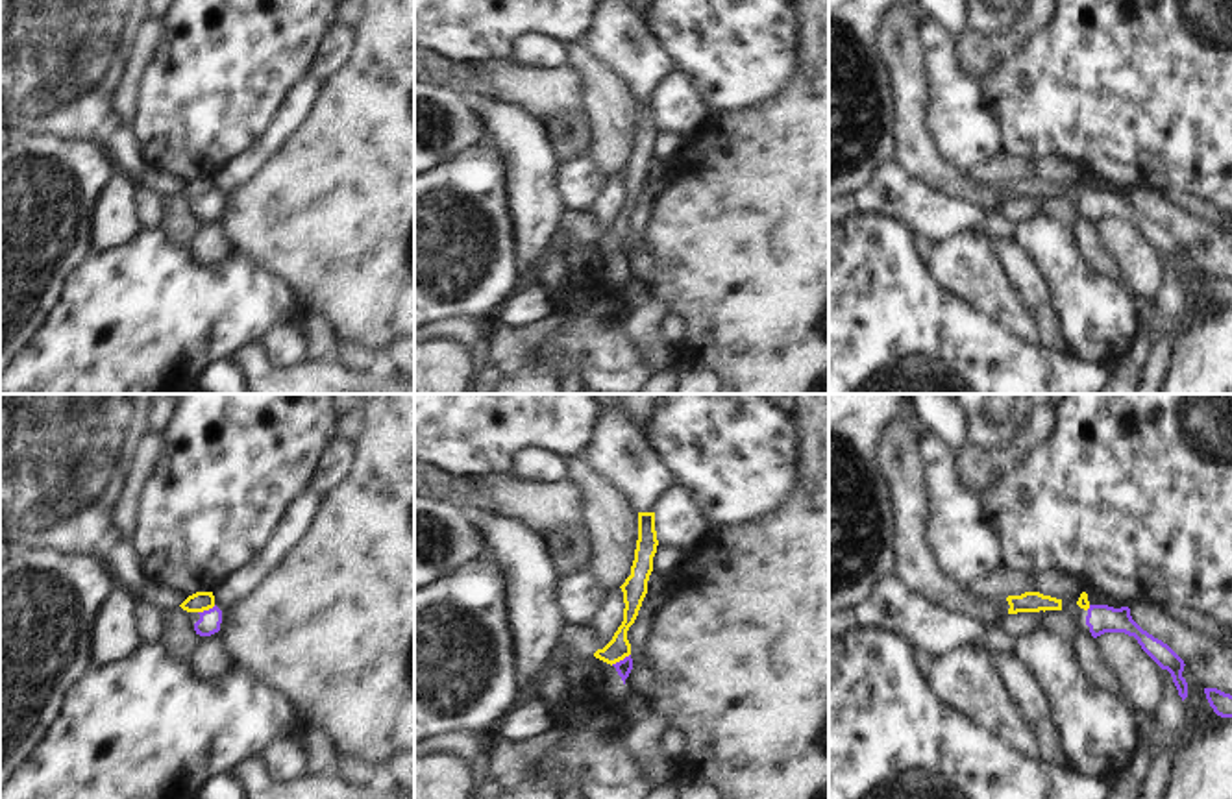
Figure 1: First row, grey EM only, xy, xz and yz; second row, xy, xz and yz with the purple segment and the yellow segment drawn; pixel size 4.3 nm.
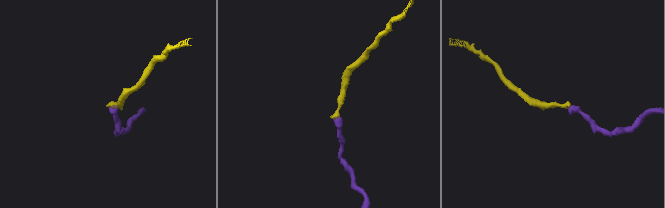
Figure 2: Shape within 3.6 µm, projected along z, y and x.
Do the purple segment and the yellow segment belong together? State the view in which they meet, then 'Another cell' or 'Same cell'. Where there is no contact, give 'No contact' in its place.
Touches purple in xz. Another cell

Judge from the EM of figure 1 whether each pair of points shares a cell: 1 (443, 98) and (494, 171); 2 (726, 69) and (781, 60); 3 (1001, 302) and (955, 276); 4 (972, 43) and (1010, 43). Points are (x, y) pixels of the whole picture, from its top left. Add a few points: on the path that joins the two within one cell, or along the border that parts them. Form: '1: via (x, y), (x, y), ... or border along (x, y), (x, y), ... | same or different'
1: border along (489, 141), (468, 147), (437, 165) | different
2: via (739, 60), (768, 60) | same
3: via (990, 295), (972, 276), (966, 276) | same
4: via (981, 45), (1001, 45) | same

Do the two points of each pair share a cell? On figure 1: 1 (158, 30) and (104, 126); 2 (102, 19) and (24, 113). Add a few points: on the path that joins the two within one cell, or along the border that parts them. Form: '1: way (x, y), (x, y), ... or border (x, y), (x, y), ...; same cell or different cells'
1: border (124, 69), (111, 97), (111, 111), (128, 126); different cells
2: way (78, 43), (32, 89); same cell

